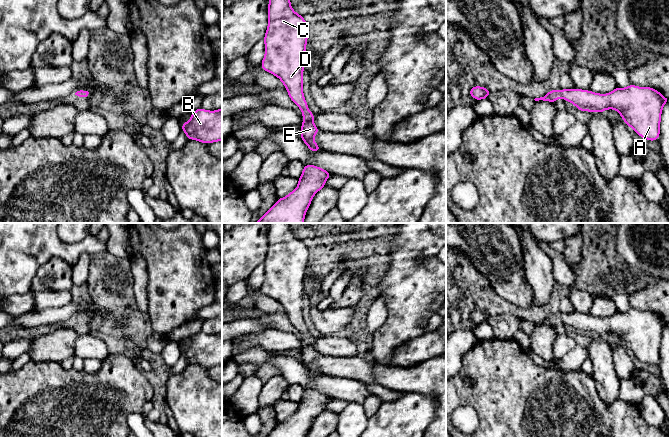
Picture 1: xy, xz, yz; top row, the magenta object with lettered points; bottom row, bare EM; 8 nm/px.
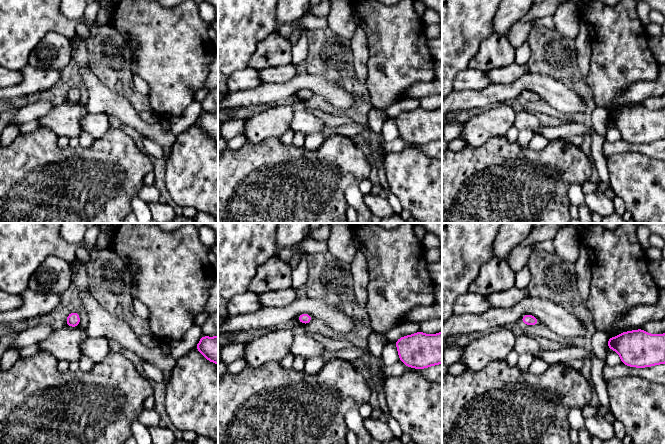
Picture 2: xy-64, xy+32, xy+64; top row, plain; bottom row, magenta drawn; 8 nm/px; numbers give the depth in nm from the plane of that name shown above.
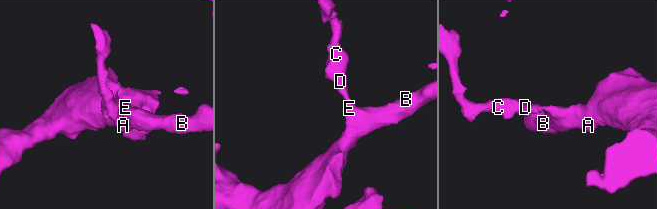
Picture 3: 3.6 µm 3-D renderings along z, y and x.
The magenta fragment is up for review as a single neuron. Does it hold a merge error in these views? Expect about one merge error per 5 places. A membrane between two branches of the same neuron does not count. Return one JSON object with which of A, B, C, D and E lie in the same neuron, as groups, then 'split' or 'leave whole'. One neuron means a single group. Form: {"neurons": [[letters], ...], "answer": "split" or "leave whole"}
{"neurons": [["A", "B", "C", "D", "E"]], "answer": "leave whole"}

